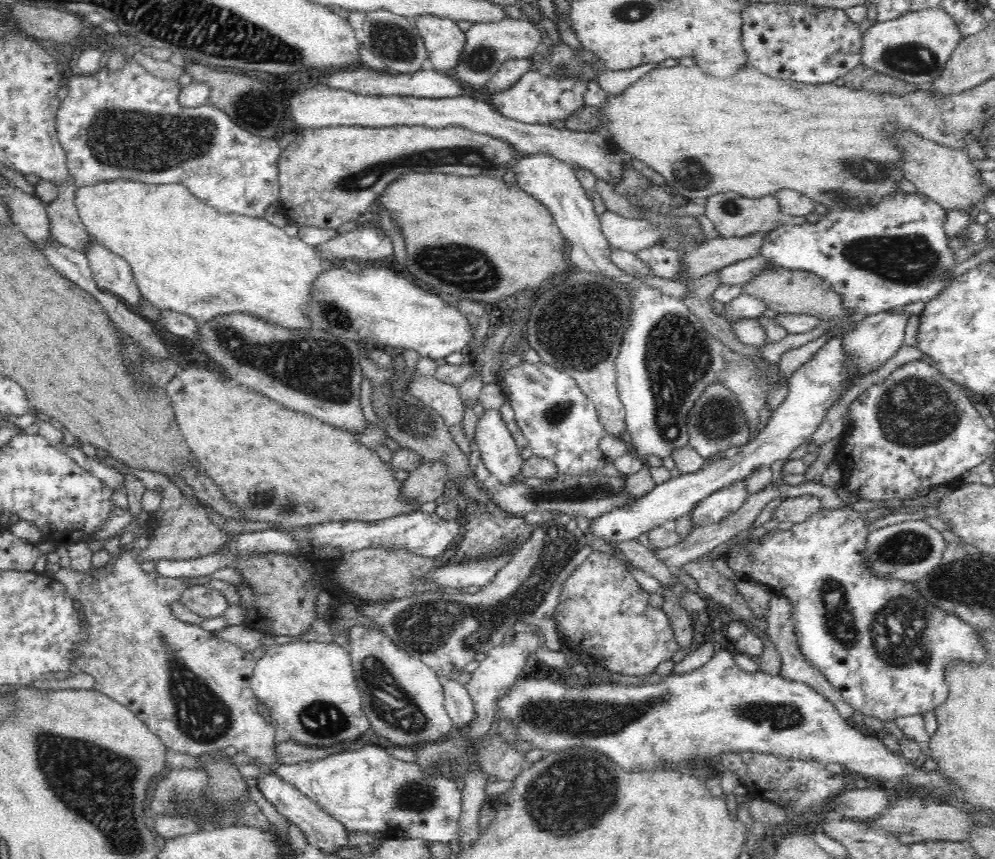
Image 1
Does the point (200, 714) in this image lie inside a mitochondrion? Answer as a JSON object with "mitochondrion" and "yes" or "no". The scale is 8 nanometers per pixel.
{"mitochondrion":"yes"}

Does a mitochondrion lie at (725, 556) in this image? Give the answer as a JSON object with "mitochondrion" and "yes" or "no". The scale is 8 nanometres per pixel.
{"mitochondrion":"no"}

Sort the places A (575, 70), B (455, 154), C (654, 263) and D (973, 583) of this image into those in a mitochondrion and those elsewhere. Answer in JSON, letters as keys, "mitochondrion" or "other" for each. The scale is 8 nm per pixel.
{"A":"mitochondrion","B":"mitochondrion","C":"other","D":"mitochondrion"}

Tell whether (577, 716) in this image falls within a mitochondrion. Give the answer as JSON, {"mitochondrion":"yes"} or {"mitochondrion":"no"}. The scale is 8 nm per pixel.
{"mitochondrion":"yes"}

